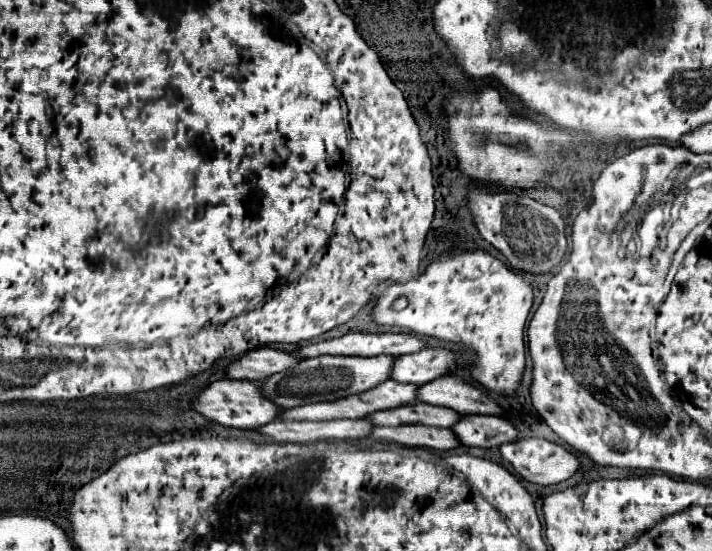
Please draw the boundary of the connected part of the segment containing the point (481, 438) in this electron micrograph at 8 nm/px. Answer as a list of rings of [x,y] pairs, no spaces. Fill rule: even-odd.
[[[463,415],[451,431],[463,445],[487,449],[511,443],[517,435],[517,429],[507,419],[495,415]]]

